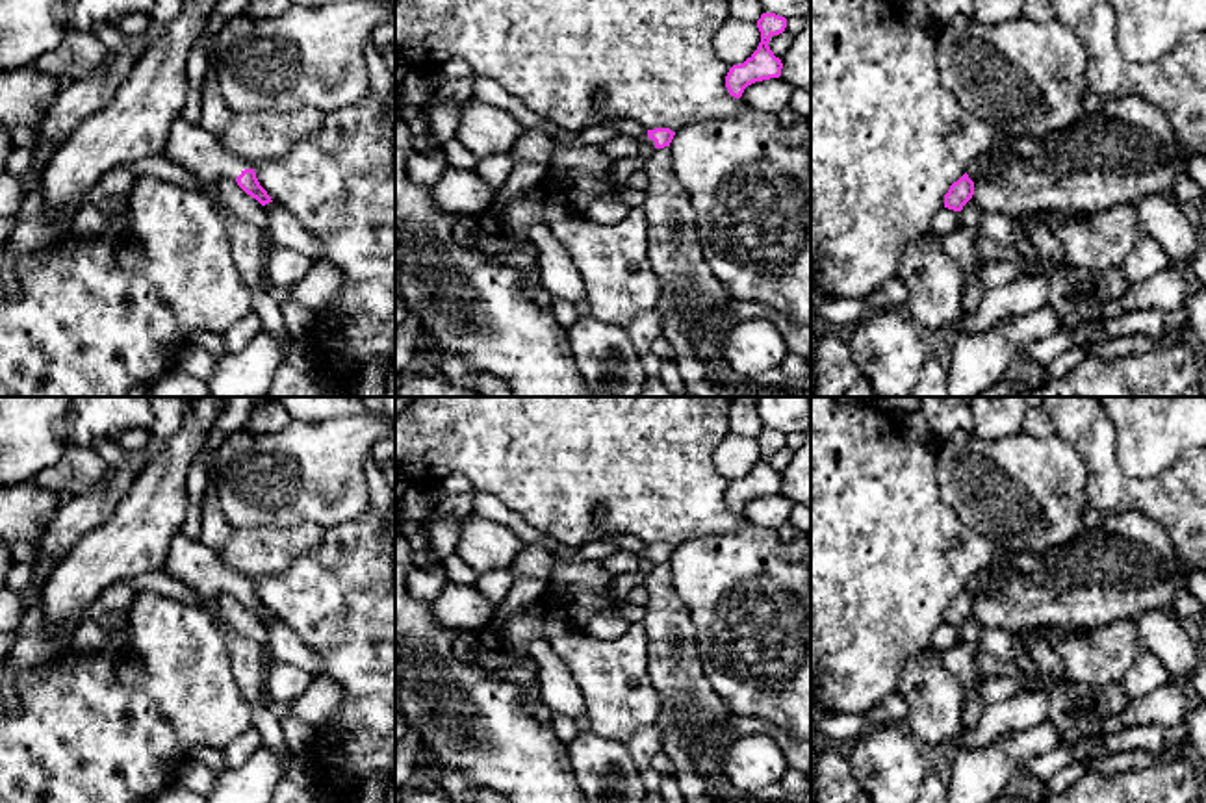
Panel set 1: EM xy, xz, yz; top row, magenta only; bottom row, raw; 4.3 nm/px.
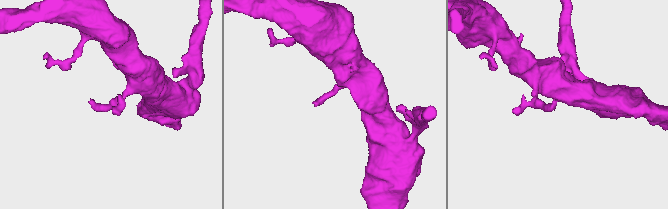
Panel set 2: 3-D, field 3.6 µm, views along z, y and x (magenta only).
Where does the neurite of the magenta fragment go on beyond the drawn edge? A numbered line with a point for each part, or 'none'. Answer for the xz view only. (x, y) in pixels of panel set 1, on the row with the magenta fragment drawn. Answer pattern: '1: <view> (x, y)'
1: xz (620, 147)

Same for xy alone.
1: xy (190, 147)

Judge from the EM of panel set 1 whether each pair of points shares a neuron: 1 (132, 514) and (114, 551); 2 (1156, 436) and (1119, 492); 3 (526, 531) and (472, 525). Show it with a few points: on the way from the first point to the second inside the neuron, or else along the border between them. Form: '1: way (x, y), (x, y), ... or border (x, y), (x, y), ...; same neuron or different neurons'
1: way (132, 523), (132, 533), (123, 542); same neuron
2: border (1116, 434), (1125, 473), (1154, 477), (1173, 464); different neurons
3: border (472, 512), (503, 523), (526, 546); different neurons

